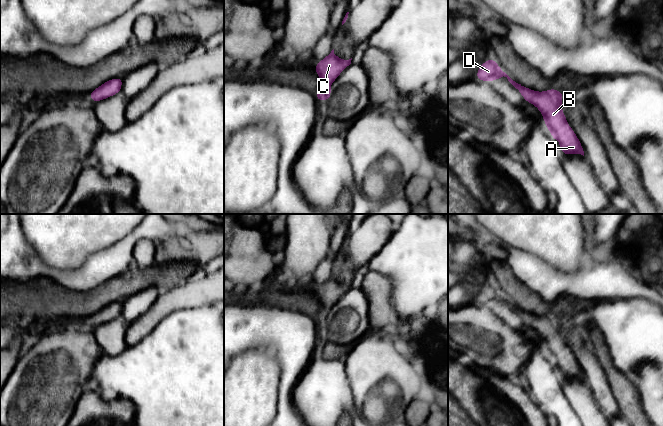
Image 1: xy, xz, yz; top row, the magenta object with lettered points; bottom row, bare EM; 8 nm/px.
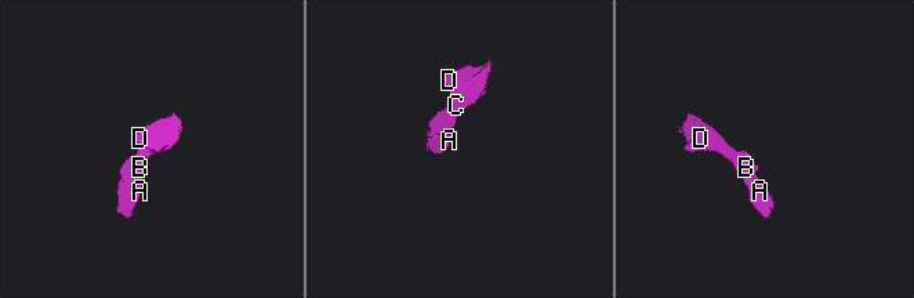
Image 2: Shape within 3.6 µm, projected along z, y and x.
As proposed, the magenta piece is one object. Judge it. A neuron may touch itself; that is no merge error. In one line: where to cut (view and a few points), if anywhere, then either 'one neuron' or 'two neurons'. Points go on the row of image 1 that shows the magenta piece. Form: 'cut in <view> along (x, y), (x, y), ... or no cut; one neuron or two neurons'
no cut; one neuron

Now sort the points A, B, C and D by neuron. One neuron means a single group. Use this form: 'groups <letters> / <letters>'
groups A B C D

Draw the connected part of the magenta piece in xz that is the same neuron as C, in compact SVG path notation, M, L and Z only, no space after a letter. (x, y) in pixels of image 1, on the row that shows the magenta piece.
M334 49L322 61L318 62L315 67L316 73L321 79L321 86L316 93L319 102L329 100L331 94L330 86L340 73L351 64L351 59L342 60L334 54Z

